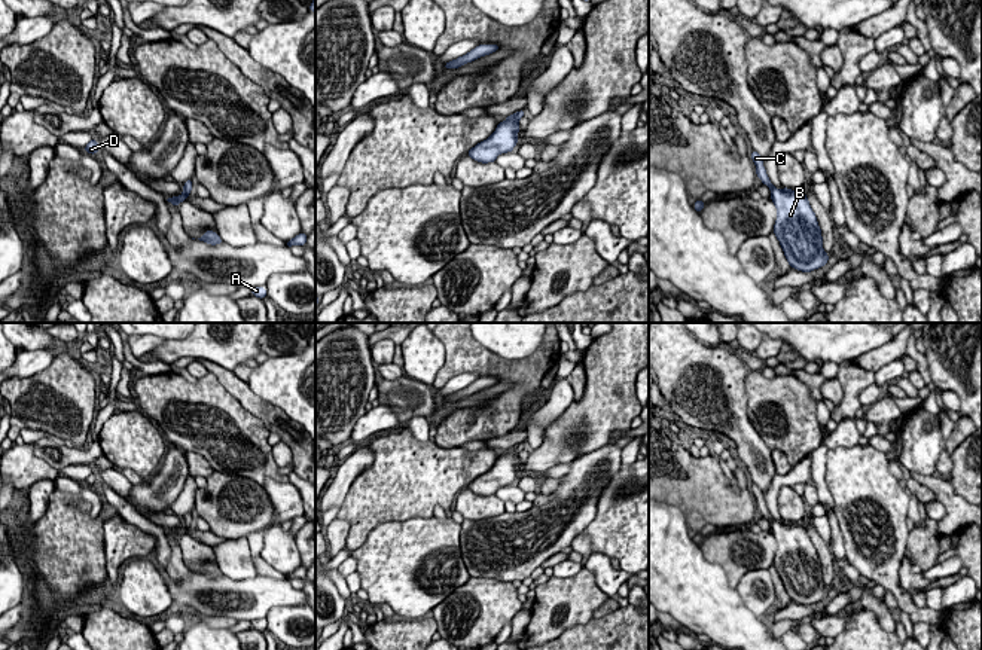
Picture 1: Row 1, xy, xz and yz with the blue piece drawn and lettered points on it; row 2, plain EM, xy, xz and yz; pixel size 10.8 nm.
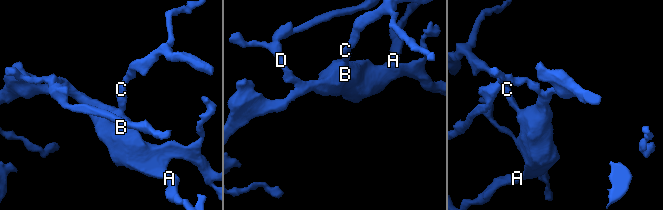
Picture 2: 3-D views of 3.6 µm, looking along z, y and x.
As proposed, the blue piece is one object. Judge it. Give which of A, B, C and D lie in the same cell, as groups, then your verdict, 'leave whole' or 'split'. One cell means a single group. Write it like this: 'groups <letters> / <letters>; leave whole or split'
groups A B C D; leave whole

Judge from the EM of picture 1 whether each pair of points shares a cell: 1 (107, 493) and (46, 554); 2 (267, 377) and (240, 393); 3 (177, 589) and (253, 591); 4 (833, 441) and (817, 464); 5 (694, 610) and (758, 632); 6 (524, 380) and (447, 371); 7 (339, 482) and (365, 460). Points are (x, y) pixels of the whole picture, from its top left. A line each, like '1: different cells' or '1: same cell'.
1: different cells
2: different cells
3: same cell
4: different cells
5: same cell
6: same cell
7: same cell

